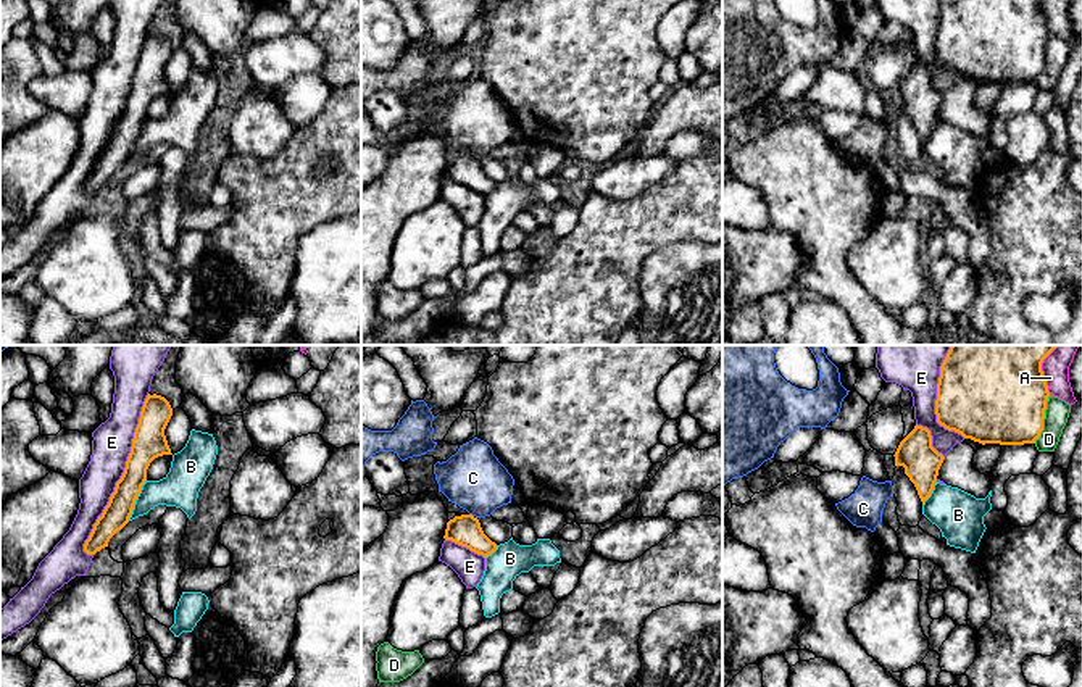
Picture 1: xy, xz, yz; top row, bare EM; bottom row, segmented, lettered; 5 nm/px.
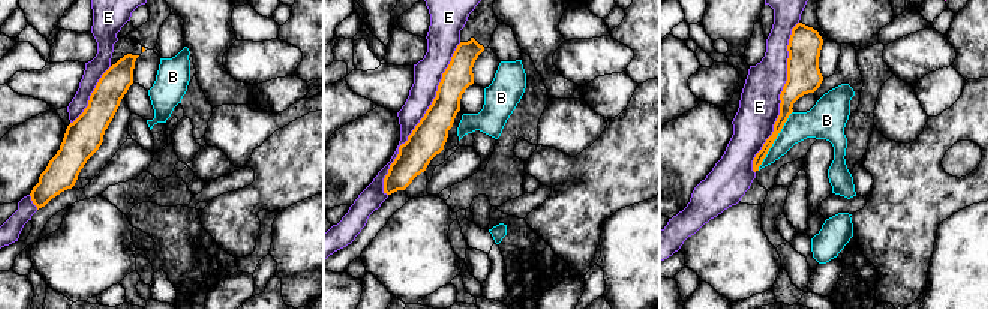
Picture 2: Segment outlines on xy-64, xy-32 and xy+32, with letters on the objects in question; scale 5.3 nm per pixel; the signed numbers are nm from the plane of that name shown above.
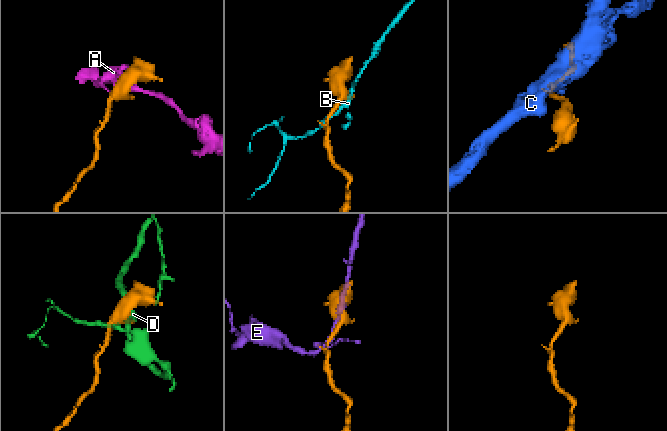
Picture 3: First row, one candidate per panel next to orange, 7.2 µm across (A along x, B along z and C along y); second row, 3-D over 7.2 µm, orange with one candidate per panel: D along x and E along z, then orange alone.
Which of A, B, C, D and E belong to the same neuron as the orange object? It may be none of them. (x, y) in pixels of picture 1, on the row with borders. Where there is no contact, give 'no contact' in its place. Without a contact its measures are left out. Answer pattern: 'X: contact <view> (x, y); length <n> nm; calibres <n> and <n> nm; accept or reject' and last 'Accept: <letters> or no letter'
A: contact yz (1040, 370); length 260 nm; calibres 500 and 140 nm; reject
B: contact xy (136, 499); length 220 nm; calibres 140 and 190 nm; reject
C: contact xz (471, 515); length 30 nm; calibres 150 and 300 nm; reject
D: contact yz (1044, 418); length 260 nm; calibres 480 and 120 nm; reject
E: contact xy (123, 474); length 850 nm; calibres 170 and 190 nm; reject
Accept: no letter

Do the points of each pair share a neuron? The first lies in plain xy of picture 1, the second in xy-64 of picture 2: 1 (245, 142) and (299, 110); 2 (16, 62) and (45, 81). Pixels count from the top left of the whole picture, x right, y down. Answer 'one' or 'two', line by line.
1: one
2: two

